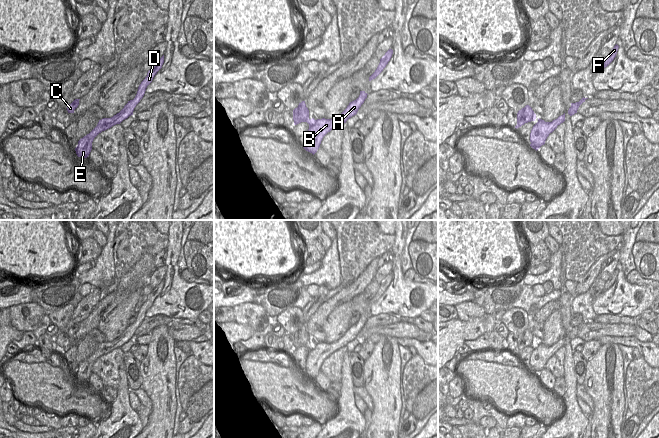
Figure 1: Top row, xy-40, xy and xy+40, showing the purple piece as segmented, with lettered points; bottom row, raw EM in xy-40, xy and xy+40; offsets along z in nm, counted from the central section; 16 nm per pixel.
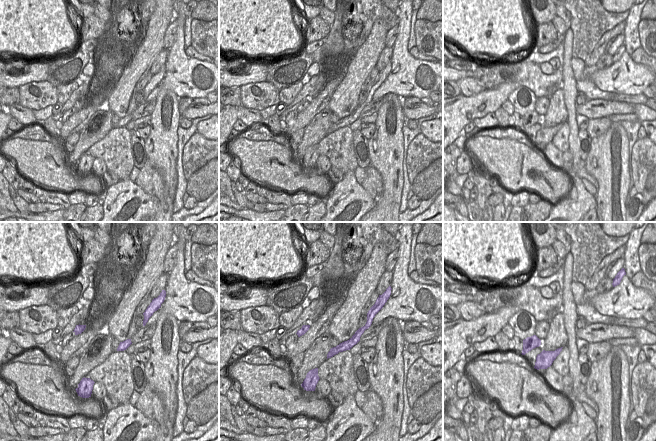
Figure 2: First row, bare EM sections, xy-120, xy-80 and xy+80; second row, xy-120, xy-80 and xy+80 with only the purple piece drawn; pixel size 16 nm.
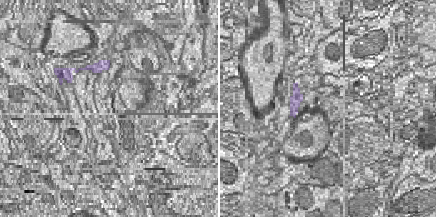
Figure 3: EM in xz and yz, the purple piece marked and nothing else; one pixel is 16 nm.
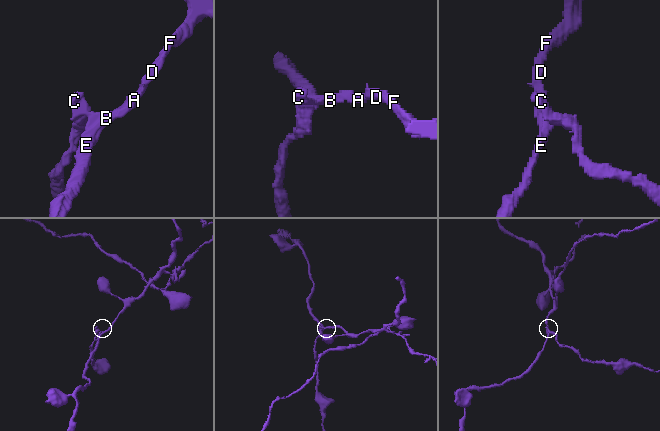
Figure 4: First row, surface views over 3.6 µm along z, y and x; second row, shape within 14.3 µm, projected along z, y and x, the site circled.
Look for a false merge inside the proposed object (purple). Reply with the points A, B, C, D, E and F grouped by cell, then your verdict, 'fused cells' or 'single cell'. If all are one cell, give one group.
A B D E F / C; fused cells

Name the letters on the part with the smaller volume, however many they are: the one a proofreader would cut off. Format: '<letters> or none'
C

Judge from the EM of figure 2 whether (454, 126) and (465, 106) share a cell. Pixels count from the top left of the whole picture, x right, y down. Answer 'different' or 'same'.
same

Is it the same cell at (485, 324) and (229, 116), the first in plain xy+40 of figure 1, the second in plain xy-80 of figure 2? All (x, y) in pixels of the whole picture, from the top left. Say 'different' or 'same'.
same

